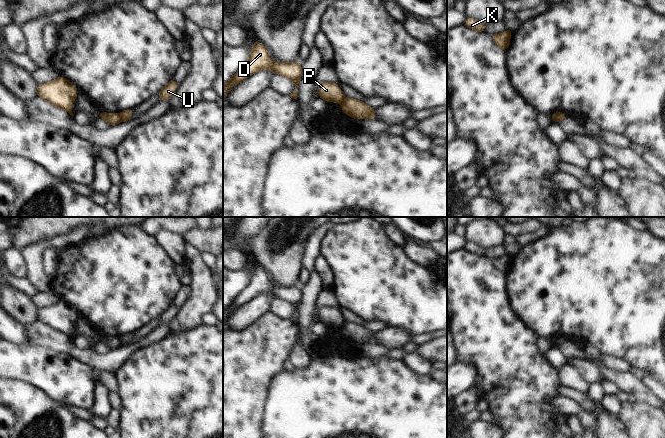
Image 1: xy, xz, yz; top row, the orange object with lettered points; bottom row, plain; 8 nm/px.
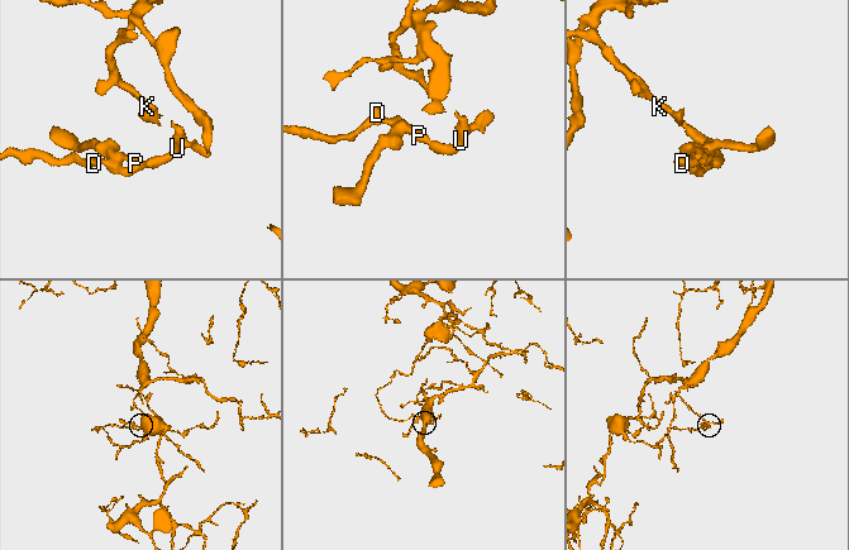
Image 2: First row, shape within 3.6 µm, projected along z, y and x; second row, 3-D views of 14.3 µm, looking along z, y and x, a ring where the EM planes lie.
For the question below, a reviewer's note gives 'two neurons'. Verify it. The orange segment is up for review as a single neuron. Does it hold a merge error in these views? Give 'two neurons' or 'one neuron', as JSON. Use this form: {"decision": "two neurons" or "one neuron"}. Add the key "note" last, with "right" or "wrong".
{"decision": "two neurons", "note": "right"}

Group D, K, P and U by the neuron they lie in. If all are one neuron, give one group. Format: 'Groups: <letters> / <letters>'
Groups: D P / K U.

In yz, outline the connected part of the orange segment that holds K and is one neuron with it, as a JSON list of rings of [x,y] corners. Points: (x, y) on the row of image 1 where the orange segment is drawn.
[[[466,17],[464,25],[467,28],[471,28],[478,32],[485,32],[485,28],[486,28],[486,25],[484,25],[483,23],[481,23],[473,18],[468,18],[468,17]]]

